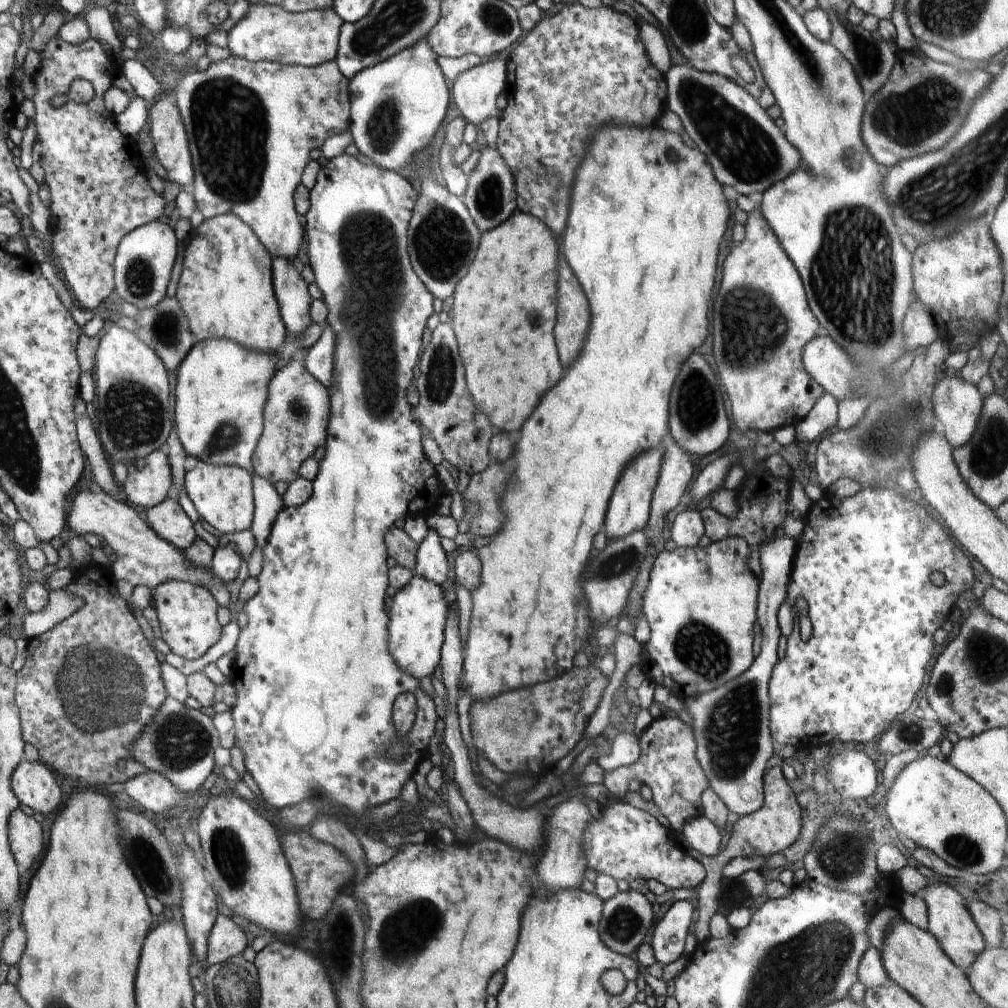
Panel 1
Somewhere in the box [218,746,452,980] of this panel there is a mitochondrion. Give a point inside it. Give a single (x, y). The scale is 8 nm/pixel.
(407, 934)

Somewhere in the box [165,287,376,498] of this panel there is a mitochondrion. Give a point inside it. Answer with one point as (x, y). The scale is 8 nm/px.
(226, 436)

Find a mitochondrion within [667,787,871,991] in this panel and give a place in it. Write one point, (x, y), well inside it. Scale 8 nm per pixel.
(841, 852)

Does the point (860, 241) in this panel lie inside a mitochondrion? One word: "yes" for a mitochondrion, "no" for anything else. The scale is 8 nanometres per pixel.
yes

